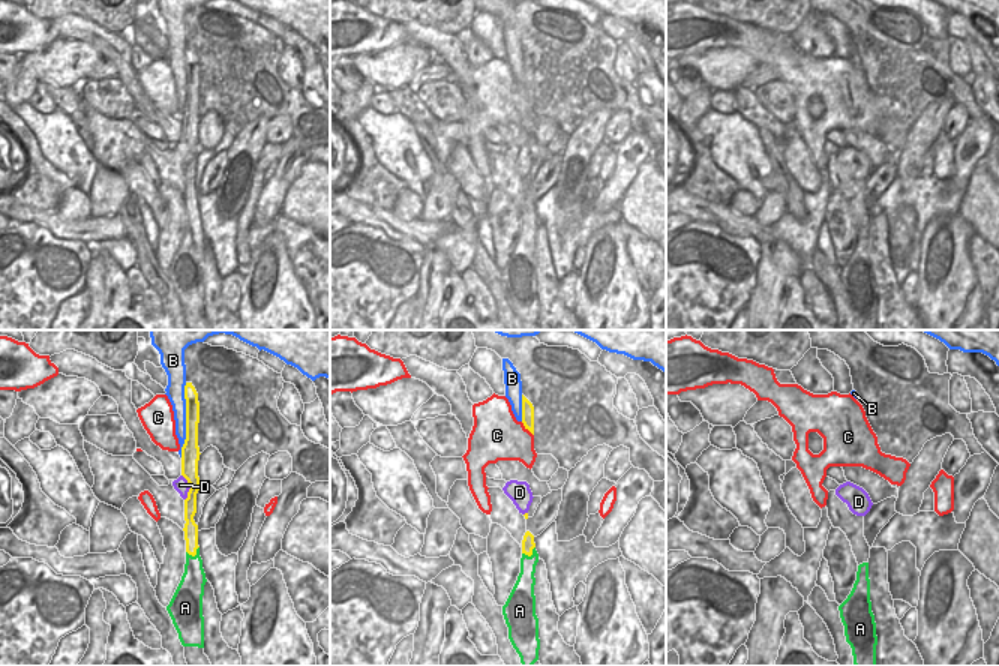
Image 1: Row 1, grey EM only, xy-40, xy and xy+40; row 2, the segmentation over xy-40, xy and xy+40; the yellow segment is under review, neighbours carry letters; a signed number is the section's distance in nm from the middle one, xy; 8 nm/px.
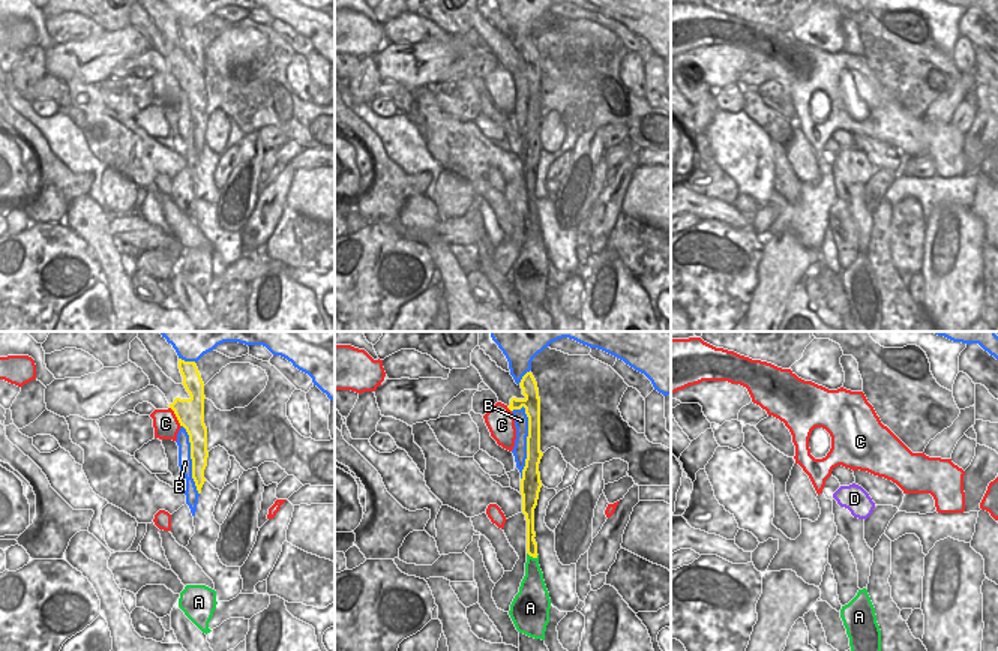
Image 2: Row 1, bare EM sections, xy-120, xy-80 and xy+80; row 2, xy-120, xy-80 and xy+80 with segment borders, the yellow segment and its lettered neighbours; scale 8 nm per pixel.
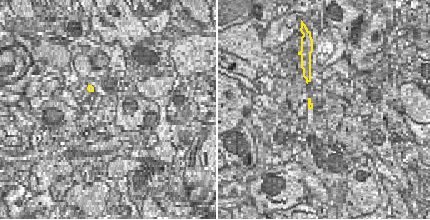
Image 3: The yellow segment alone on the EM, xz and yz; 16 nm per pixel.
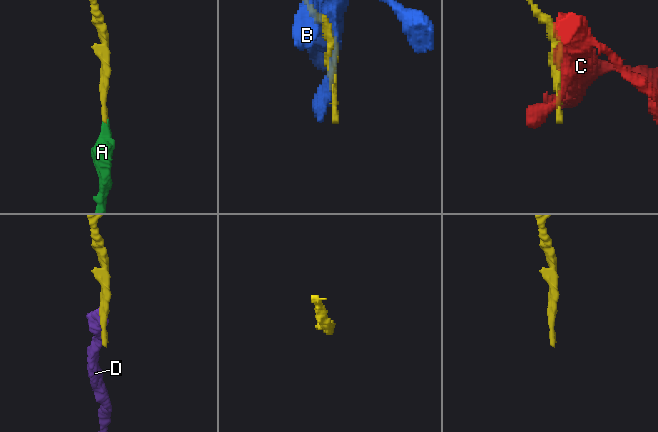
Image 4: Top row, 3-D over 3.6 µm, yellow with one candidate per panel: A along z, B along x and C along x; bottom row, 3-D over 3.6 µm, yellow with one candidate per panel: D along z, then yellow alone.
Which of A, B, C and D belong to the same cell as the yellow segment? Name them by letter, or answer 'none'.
D

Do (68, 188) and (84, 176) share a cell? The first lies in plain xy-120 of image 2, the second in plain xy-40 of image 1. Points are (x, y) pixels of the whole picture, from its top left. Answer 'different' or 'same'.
different

